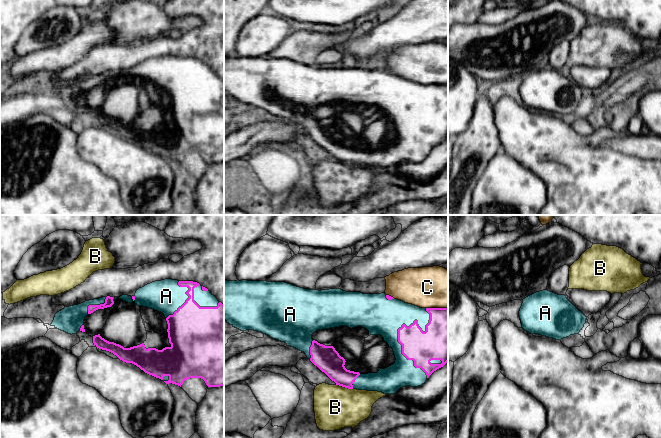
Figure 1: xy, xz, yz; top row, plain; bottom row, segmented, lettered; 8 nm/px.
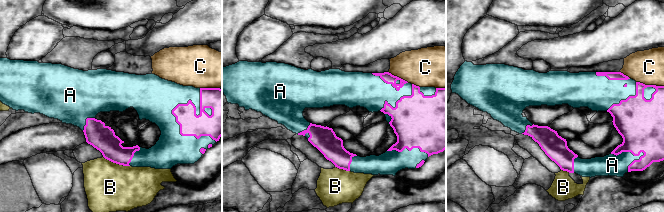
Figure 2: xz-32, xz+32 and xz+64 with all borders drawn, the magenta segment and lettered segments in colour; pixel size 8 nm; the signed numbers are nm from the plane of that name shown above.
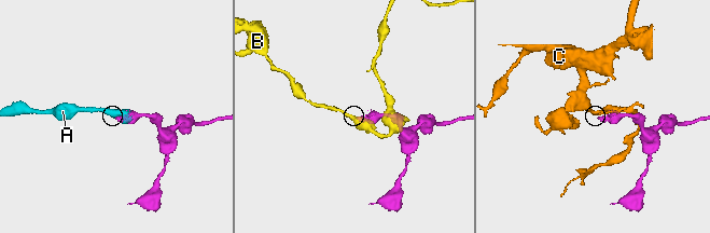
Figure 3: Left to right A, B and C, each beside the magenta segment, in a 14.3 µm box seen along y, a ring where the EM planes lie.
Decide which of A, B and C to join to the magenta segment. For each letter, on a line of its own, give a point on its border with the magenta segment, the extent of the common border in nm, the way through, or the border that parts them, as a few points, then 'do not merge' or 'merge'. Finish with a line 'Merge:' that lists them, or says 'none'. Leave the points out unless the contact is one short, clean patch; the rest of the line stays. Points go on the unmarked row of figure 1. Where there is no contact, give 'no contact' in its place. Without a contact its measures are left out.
A: xz (398, 106) | 550 nm | merge
B: xz (344, 162) | 140 nm | along xz (336, 160), (352, 165) | do not merge
C: xz (437, 84) | 180 nm | do not merge
Merge: A

